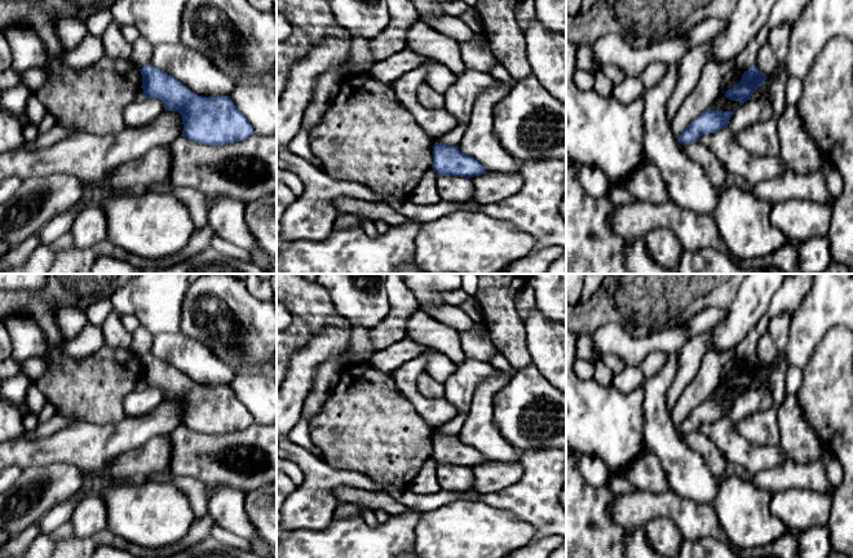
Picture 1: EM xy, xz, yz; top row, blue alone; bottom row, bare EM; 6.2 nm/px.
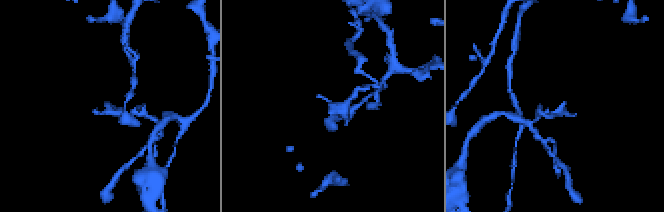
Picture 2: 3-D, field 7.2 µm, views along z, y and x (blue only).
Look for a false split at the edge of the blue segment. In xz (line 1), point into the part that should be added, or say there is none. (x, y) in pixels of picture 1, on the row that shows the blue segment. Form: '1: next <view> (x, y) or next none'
1: next none

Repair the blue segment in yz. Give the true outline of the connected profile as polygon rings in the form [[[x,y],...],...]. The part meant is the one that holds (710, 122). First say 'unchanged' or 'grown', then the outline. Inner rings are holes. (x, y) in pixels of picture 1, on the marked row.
unchanged | [[[708,108],[700,116],[688,124],[679,137],[681,145],[689,145],[699,141],[703,134],[715,133],[720,129],[728,128],[733,111],[715,111]]]

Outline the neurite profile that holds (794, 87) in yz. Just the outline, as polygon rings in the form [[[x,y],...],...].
[[[788,76],[785,85],[785,92],[787,105],[796,105],[803,93],[803,80]]]

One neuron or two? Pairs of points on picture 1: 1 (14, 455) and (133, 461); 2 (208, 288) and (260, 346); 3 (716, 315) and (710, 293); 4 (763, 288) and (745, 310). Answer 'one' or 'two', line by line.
1: two
2: one
3: two
4: one

